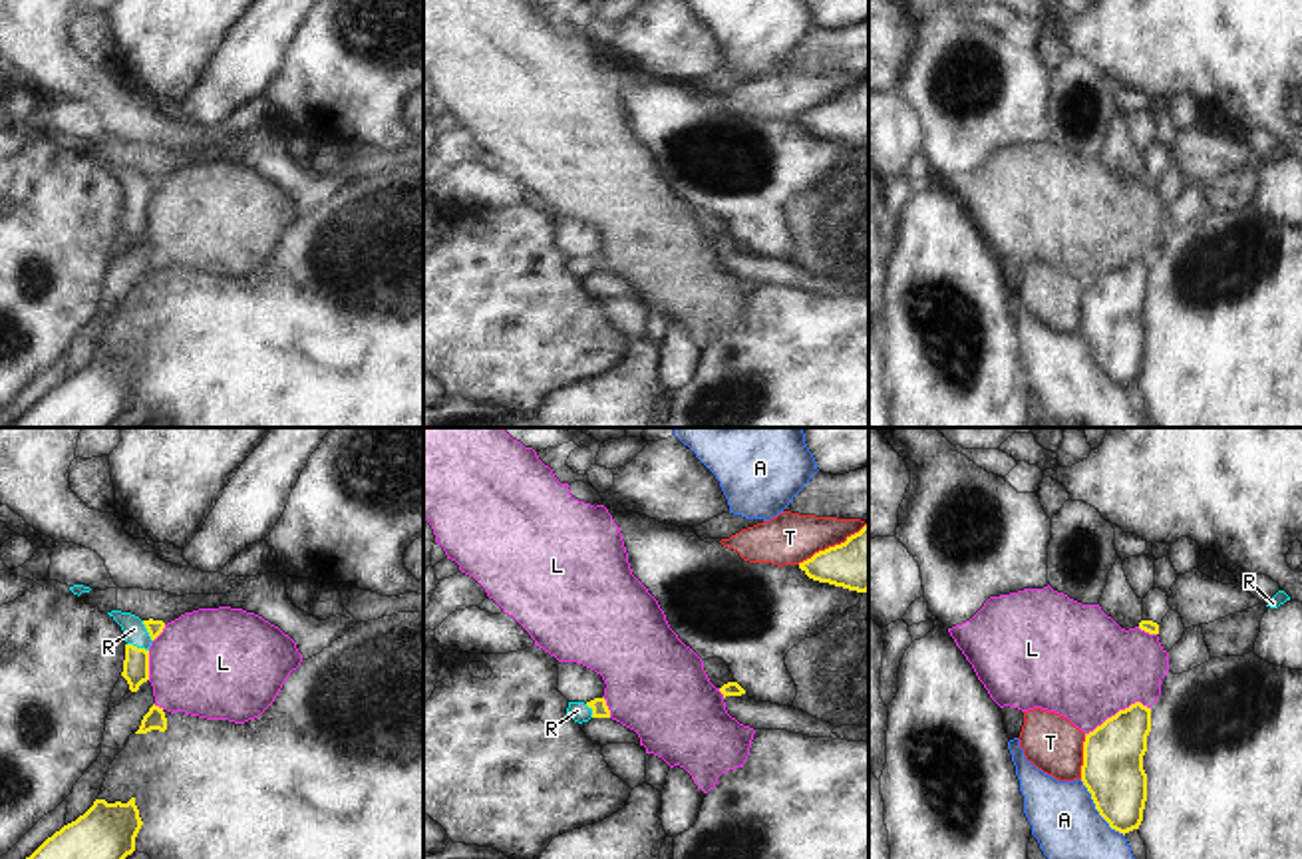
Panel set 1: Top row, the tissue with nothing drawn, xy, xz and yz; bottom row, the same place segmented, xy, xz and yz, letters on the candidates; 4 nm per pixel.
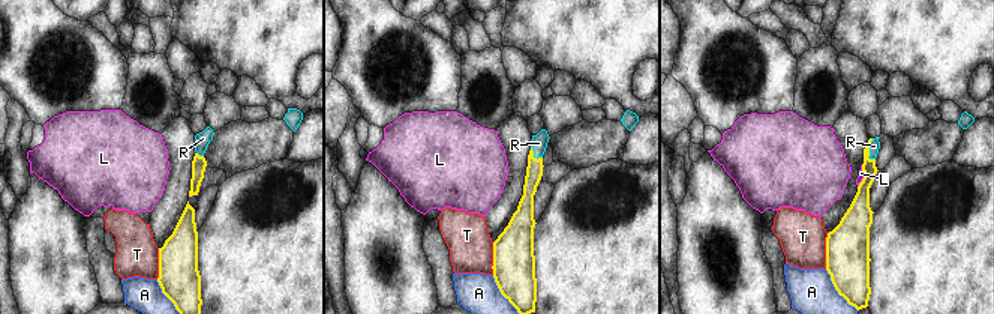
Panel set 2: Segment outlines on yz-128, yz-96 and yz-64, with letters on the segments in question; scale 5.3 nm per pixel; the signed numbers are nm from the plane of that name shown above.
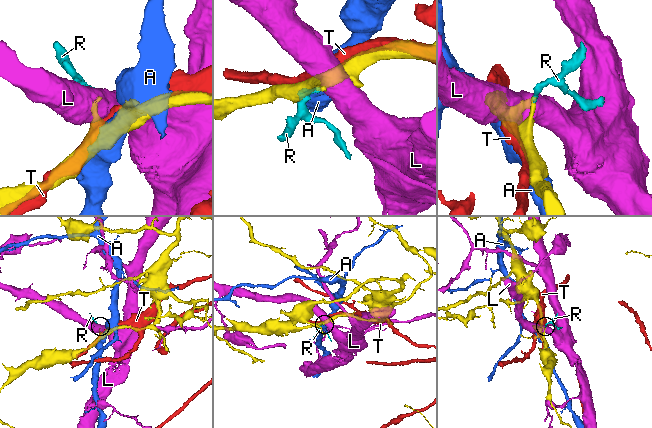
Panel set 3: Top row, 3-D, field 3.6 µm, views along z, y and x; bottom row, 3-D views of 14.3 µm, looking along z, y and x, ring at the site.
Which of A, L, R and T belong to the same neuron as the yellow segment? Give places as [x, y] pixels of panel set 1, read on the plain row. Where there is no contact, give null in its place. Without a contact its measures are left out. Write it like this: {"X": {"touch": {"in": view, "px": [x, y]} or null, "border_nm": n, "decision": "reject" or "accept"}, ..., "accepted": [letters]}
{"A": {"touch": {"in": "yz", "px": [1096, 362]}, "border_nm": 300, "decision": "reject"}, "L": {"touch": {"in": "yz", "px": [1120, 265]}, "border_nm": 280, "decision": "reject"}, "R": {"touch": {"in": "xy", "px": [136, 201]}, "border_nm": 90, "decision": "accept"}, "T": {"touch": {"in": "xz", "px": [831, 102]}, "border_nm": 340, "decision": "reject"}, "accepted": ["R"]}

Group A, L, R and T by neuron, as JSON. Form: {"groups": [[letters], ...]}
{"groups": [["A"], ["L"], ["R"], ["T"]]}

